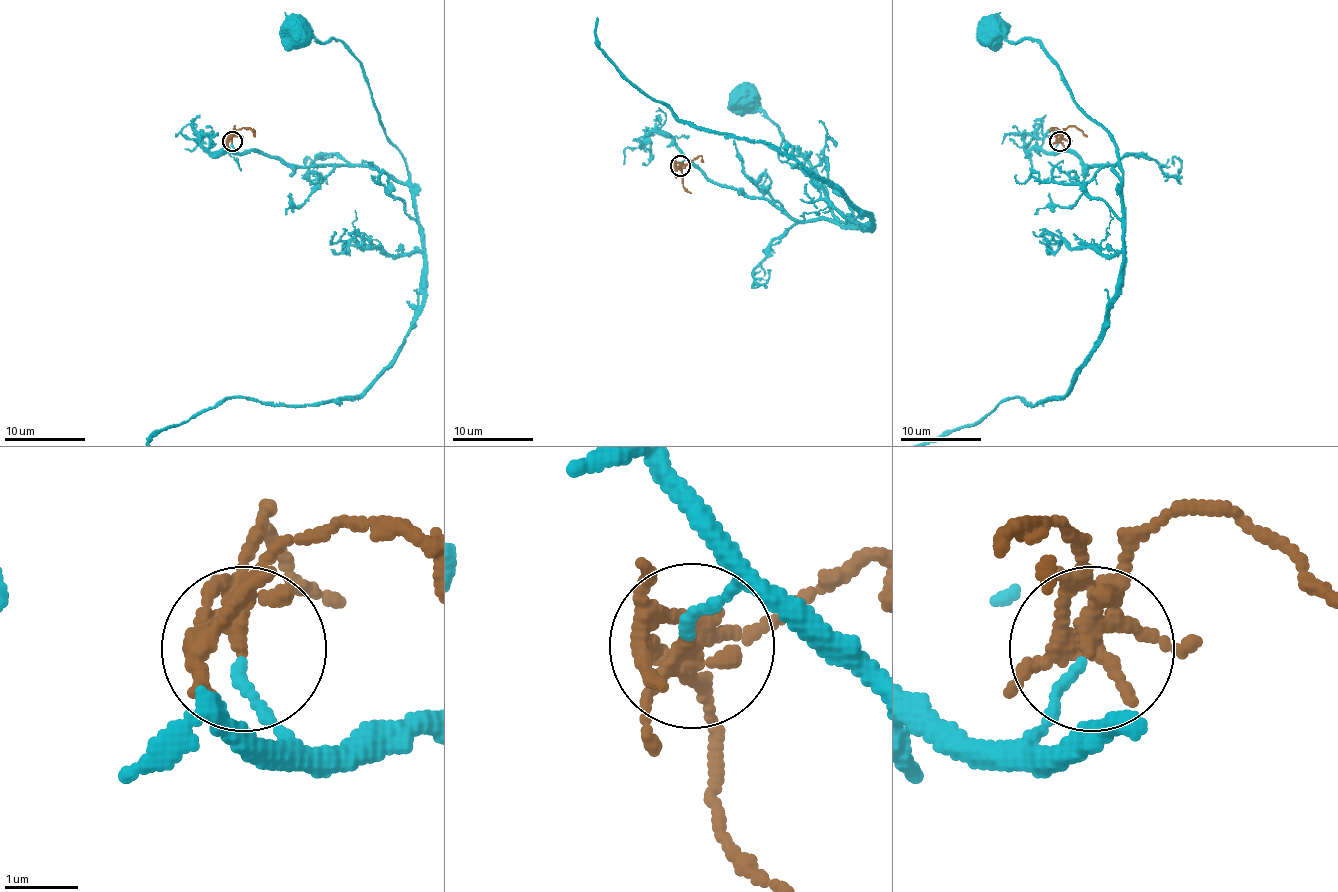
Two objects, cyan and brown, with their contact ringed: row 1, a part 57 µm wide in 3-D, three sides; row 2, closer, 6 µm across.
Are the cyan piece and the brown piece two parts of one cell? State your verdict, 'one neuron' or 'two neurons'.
one neuron

